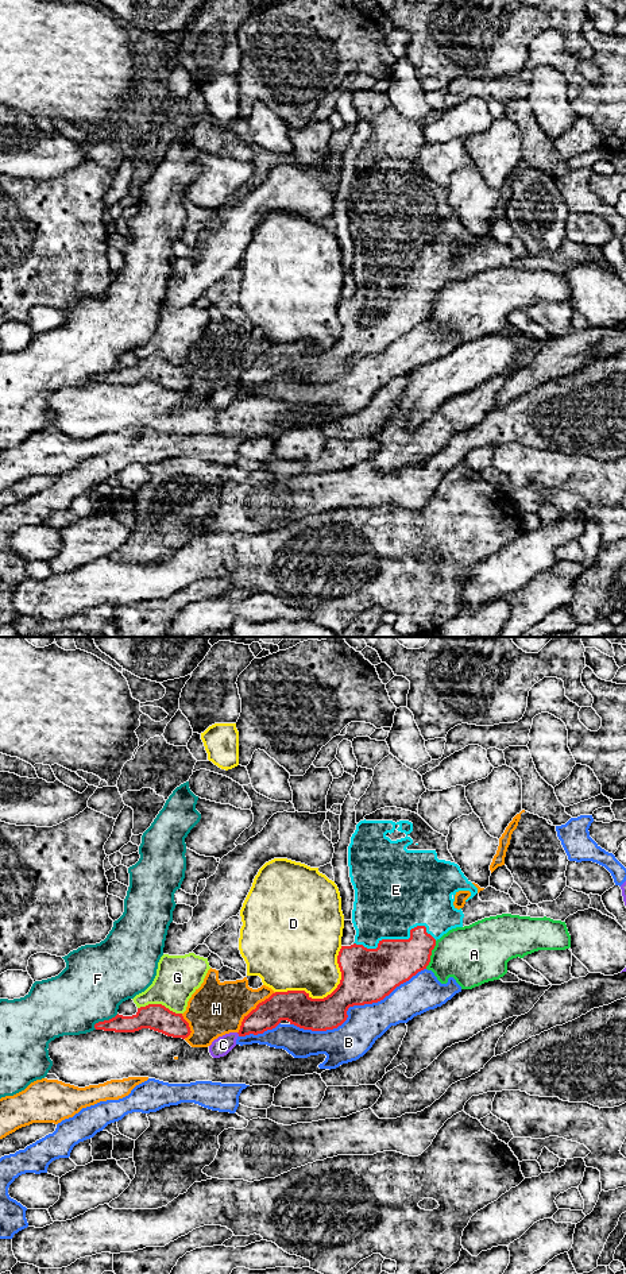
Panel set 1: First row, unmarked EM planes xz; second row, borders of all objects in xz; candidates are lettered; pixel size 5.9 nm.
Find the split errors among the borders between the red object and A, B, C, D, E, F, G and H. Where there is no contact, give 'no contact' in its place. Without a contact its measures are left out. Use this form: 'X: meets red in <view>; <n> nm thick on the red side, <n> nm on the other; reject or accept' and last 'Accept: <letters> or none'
A: meets red in xz; 280 nm thick on the red side, 360 nm on the other; reject
B: meets red in xz; 320 nm thick on the red side, 220 nm on the other; reject
C: meets red in xz; 170 nm thick on the red side, 110 nm on the other; reject
D: meets red in xz; 280 nm thick on the red side, 360 nm on the other; reject
E: meets red in xz; 300 nm thick on the red side, 440 nm on the other; accept
F: meets red in xz; 130 nm thick on the red side, 400 nm on the other; reject
G: meets red in xz; 160 nm thick on the red side, 260 nm on the other; reject
H: meets red in xz; 190 nm thick on the red side, 320 nm on the other; reject
Accept: E

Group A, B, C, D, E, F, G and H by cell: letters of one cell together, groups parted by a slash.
A / B / C / D / E / F / G / H

